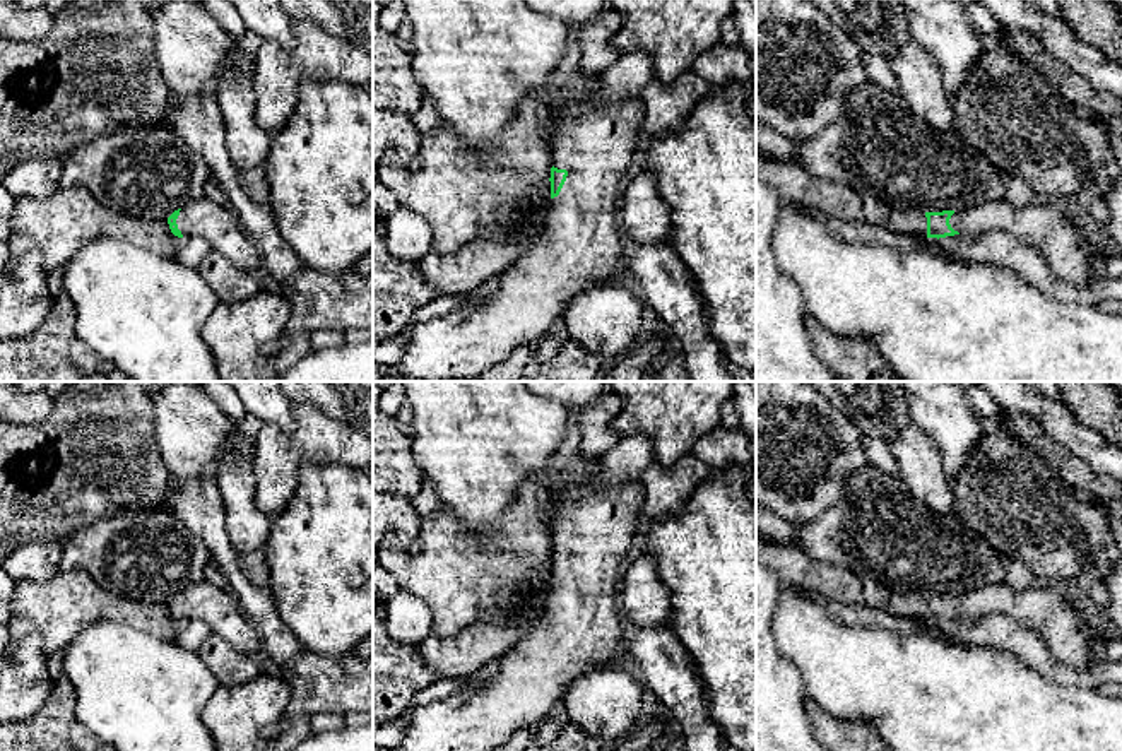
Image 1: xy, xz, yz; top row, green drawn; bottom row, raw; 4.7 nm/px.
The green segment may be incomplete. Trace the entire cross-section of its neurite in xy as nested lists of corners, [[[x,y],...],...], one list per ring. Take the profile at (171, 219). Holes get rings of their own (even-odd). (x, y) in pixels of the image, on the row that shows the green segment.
[[[204,197],[174,210],[168,217],[168,224],[178,238],[204,238],[212,250],[224,255],[238,269],[253,272],[262,265],[258,248],[229,205],[221,205]]]

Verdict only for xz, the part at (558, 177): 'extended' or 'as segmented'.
extended

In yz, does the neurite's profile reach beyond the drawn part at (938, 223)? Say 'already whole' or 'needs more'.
needs more

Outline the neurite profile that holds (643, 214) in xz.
[[[635,169],[619,200],[621,229],[636,243],[670,238],[670,207],[660,197],[652,173]]]

